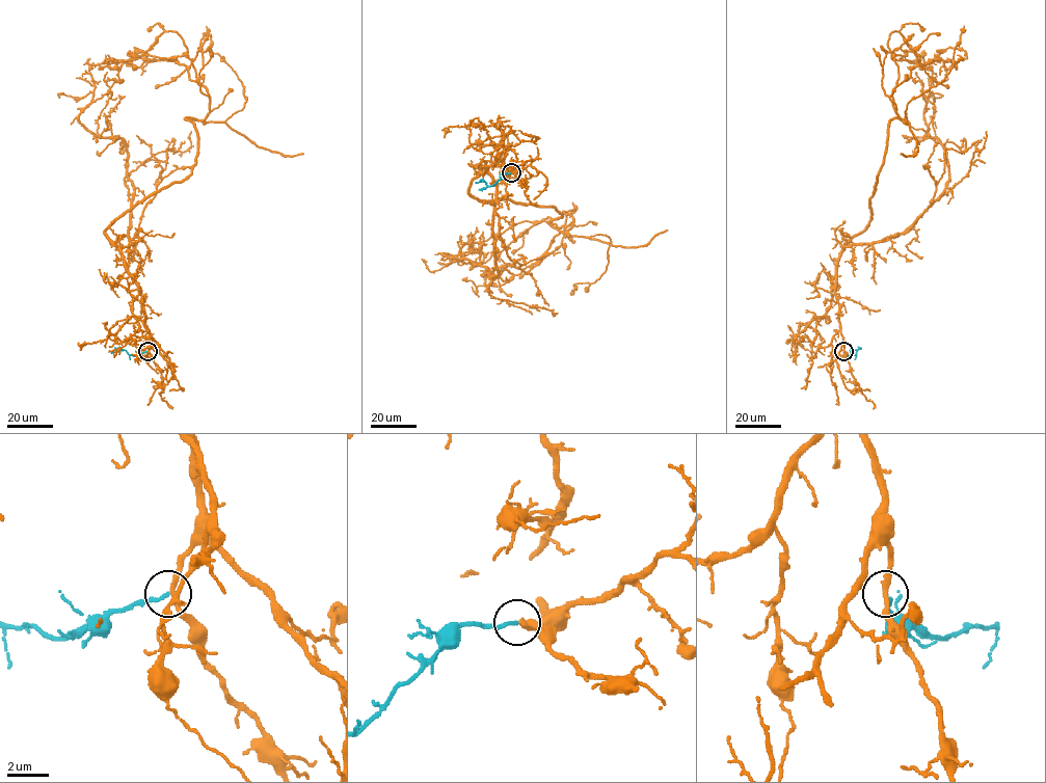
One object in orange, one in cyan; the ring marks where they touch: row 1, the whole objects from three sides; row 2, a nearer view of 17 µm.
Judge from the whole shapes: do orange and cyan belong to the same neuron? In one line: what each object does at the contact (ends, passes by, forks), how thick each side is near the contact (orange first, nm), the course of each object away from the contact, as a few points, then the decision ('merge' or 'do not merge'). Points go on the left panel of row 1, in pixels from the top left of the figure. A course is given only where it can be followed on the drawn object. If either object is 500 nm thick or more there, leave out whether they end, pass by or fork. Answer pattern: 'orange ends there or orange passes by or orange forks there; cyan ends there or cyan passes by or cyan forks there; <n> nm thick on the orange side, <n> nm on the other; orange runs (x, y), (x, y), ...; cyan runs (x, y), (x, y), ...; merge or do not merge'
orange passes by; cyan ends there; 240 nm thick on the orange side, 180 nm on the other; orange runs (148, 351), (105, 230), (190, 173), (185, 118), (209, 96), (175, 31), (105, 58); cyan runs (148, 351), (136, 356), (121, 349), (111, 353); merge

